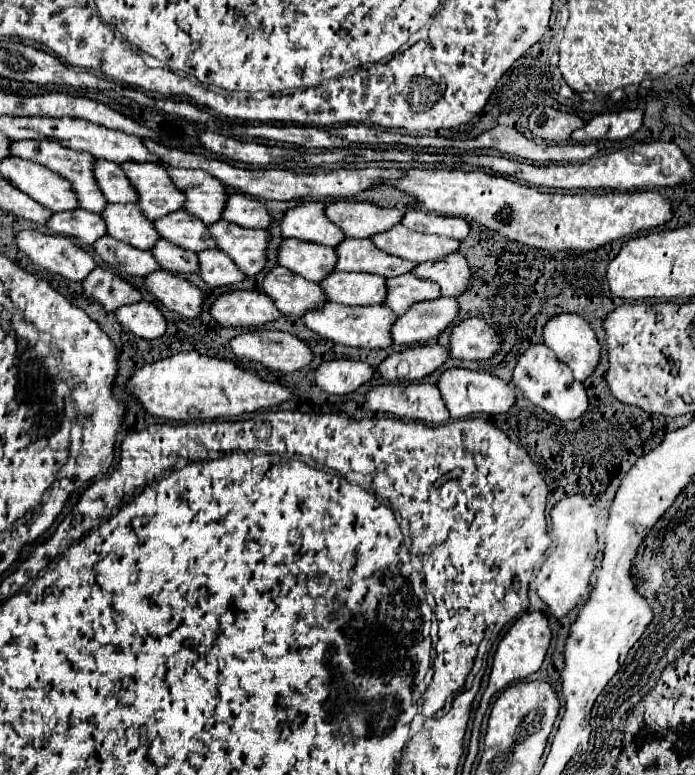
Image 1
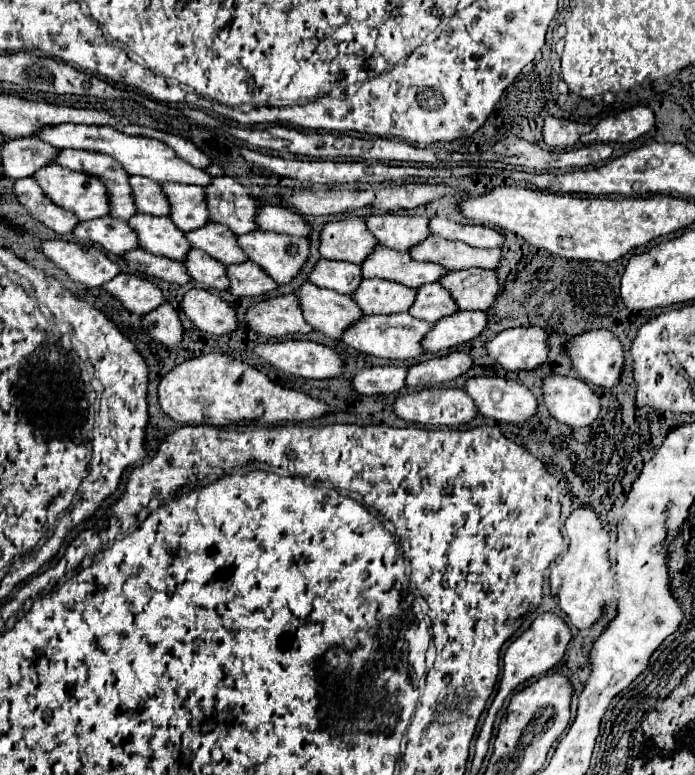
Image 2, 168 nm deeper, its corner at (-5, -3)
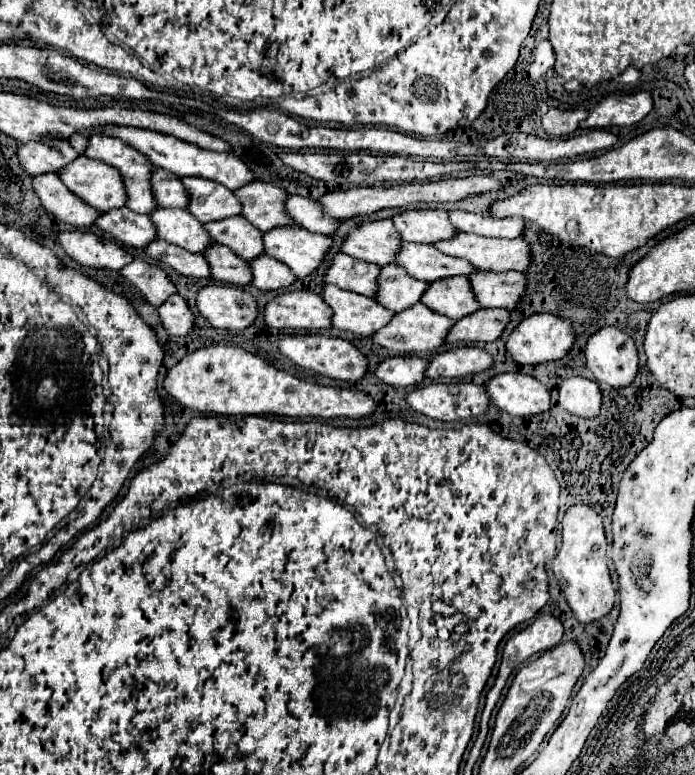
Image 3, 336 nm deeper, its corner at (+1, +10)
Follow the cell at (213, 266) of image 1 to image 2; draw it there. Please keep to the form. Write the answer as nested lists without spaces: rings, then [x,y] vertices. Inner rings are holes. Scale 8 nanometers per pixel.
[[[254,262],[228,266],[228,278],[228,292],[234,296],[262,296],[278,288],[278,284],[272,278],[268,278],[268,274]]]

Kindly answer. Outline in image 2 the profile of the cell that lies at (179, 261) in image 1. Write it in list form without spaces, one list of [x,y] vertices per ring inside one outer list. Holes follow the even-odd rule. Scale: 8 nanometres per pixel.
[[[190,250],[188,258],[184,262],[188,268],[188,274],[192,276],[194,282],[206,284],[204,288],[214,288],[214,290],[228,290],[228,276],[226,276],[226,266],[220,264],[216,258],[200,252],[200,250]]]

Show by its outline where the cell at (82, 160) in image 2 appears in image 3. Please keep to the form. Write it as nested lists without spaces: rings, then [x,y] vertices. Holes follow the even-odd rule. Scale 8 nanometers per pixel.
[[[92,135],[88,139],[88,147],[84,149],[84,155],[102,163],[112,165],[114,169],[120,171],[124,187],[126,187],[126,207],[134,213],[150,213],[154,207],[158,207],[154,203],[154,197],[150,197],[150,171],[154,171],[154,167],[150,165],[150,161],[146,157],[142,157],[142,153],[134,151],[132,147],[128,147],[126,143],[122,143],[120,139],[108,137],[108,135]]]

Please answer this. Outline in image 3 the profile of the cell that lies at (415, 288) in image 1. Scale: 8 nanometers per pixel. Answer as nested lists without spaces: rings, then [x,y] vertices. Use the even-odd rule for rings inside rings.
[[[464,275],[432,281],[428,285],[428,291],[424,291],[420,303],[430,307],[434,313],[446,315],[454,321],[458,321],[460,317],[464,317],[470,311],[476,311],[480,307],[476,303],[470,283]]]

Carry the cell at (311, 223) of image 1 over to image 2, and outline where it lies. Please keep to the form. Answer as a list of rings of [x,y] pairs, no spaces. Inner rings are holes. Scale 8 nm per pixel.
[[[352,216],[348,220],[330,222],[322,230],[320,254],[328,260],[342,260],[352,264],[362,264],[364,256],[376,248],[378,240],[366,228],[364,220]]]

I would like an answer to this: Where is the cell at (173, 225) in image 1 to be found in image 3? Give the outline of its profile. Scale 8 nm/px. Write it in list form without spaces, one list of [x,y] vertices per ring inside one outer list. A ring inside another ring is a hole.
[[[240,215],[204,223],[204,229],[212,241],[230,247],[242,259],[254,259],[264,253],[262,233]]]

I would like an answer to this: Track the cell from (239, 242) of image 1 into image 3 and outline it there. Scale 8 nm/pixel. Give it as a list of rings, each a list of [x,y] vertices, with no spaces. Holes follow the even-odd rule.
[[[298,225],[274,227],[262,233],[264,251],[286,263],[298,279],[310,275],[322,261],[326,249],[330,247],[330,237],[320,233],[310,233]]]

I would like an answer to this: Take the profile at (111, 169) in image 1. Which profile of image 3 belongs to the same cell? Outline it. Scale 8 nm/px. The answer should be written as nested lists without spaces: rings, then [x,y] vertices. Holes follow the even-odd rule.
[[[156,169],[152,171],[152,195],[160,207],[166,205],[182,205],[186,207],[186,189],[180,183],[180,177],[176,177],[170,171]]]

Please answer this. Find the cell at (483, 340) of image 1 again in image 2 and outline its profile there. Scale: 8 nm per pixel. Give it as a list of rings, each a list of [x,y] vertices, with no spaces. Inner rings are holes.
[[[510,328],[488,342],[488,354],[506,370],[536,370],[548,362],[548,334],[542,328]]]

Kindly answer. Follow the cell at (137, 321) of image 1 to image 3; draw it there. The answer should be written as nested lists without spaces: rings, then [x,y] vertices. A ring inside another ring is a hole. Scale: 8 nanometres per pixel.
[[[178,293],[170,295],[170,299],[158,307],[158,315],[170,335],[186,335],[194,325],[194,315],[188,309],[186,299],[182,299]]]

